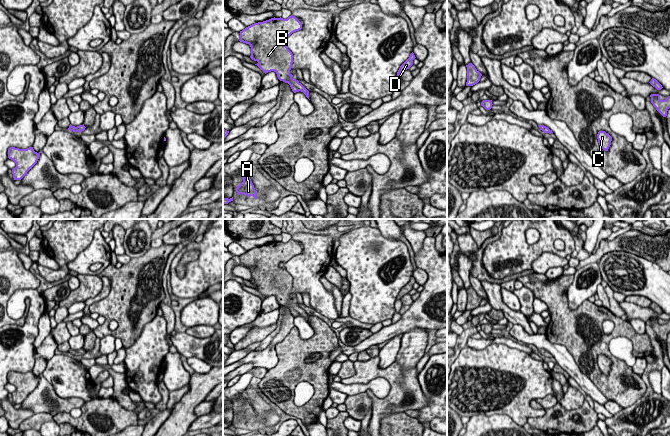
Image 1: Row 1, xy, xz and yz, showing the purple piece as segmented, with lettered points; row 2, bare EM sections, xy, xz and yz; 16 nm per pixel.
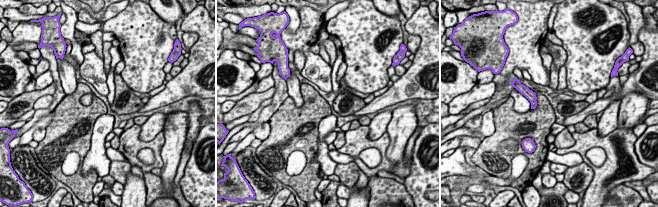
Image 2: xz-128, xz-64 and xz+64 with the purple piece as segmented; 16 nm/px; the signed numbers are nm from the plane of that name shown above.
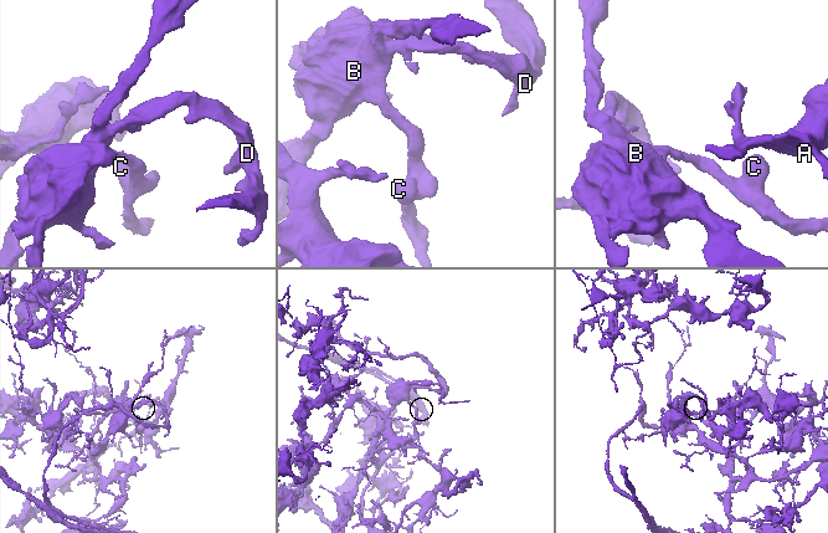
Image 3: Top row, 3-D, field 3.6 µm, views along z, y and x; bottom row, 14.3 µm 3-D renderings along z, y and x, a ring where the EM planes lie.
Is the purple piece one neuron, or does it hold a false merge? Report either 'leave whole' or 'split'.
leave whole

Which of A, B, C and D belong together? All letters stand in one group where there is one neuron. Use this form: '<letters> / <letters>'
A B C D

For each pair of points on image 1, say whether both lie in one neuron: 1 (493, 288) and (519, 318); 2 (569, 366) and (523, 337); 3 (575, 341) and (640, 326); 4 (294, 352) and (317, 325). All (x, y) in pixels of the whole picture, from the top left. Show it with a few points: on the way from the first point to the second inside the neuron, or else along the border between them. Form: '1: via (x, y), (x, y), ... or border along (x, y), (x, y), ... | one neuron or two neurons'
1: via (494, 297), (510, 314) | one neuron
2: via (558, 354), (552, 348), (535, 339) | one neuron
3: border along (620, 318), (627, 321), (637, 332), (645, 332) | two neurons
4: via (303, 351), (317, 337), (317, 334) | one neuron

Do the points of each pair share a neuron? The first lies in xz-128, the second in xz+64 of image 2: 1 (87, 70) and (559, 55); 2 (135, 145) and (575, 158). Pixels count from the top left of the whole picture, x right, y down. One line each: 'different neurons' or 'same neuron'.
1: different neurons
2: different neurons

